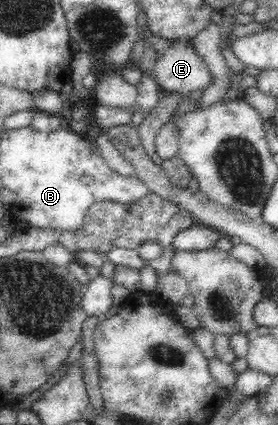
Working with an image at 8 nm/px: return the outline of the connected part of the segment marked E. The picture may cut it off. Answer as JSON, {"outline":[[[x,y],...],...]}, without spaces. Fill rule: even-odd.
{"outline":[[[177,39],[172,41],[173,46],[158,55],[154,64],[154,79],[158,82],[162,91],[167,93],[189,94],[196,90],[203,92],[212,84],[212,74],[208,64],[195,53],[189,39]]]}

